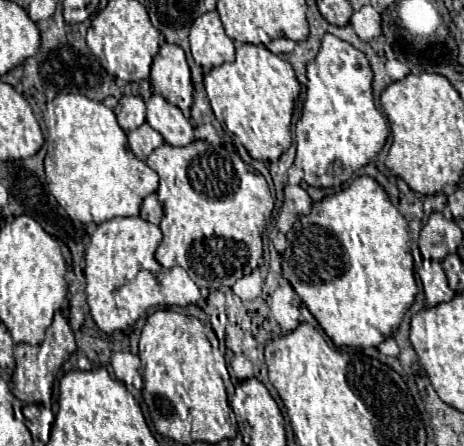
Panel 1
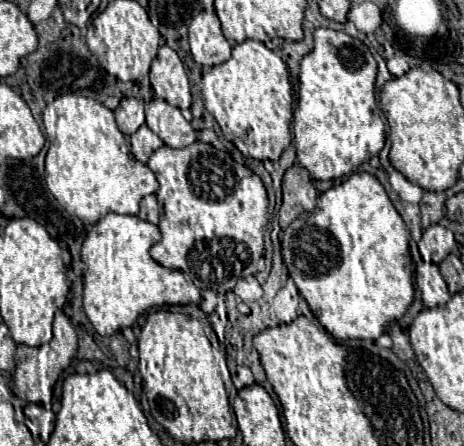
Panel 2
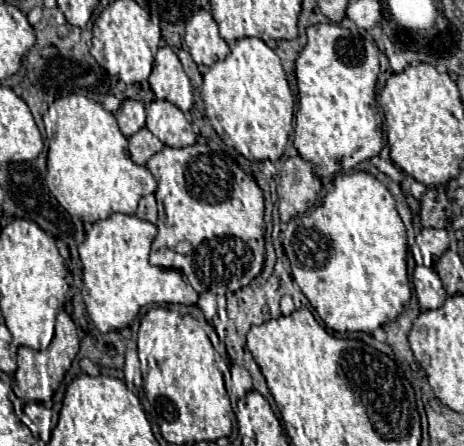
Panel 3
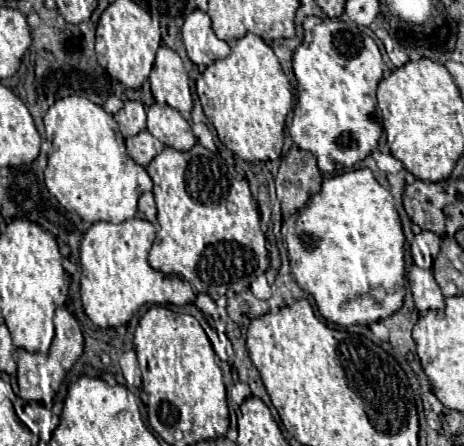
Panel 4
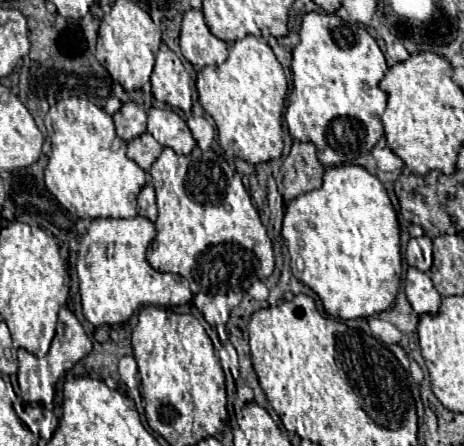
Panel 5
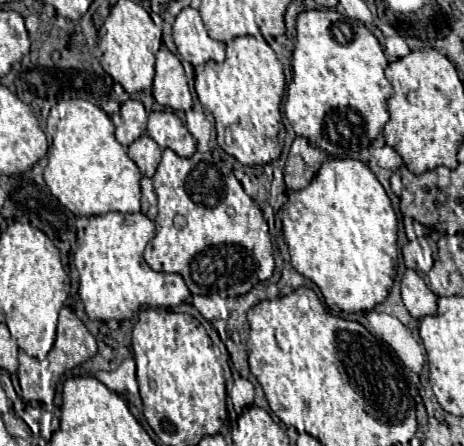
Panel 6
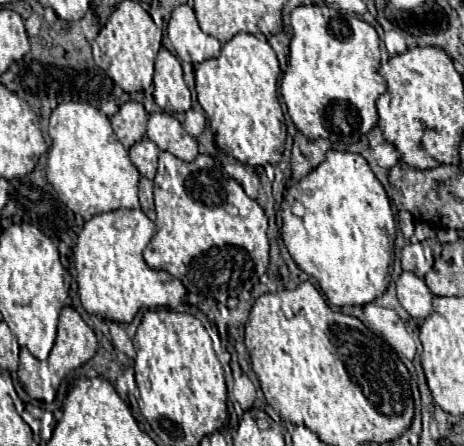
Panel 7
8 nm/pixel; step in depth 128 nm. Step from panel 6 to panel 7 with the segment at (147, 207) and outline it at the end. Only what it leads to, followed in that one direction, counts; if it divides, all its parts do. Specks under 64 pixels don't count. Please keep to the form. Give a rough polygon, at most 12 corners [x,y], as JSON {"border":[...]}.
{"border":[[140,180],[140,206],[154,220],[152,182]]}

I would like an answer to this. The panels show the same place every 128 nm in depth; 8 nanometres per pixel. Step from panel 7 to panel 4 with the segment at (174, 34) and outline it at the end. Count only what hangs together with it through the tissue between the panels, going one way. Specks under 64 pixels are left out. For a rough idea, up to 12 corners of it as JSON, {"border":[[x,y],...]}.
{"border":[[202,10],[186,16],[182,38],[196,66],[230,54]]}

